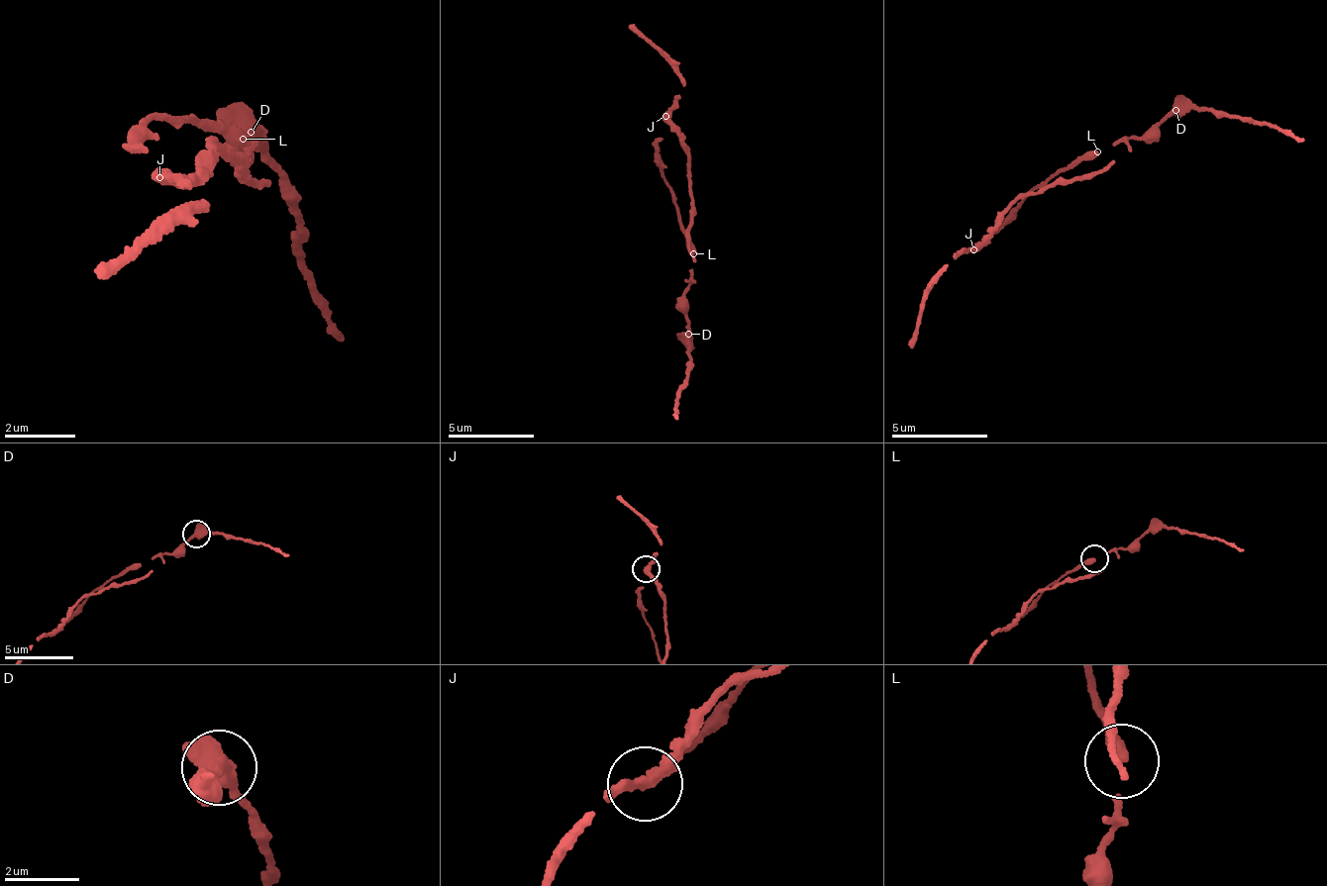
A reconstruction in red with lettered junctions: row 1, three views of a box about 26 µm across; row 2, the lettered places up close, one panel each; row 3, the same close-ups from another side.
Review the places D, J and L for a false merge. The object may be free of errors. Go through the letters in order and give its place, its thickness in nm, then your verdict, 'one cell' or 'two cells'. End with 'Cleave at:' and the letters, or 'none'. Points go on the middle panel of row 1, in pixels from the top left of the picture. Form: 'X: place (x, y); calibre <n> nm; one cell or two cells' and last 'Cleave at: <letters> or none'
D: place (688, 334); calibre 550 nm; one cell
J: place (665, 116); calibre 280 nm; one cell
L: place (693, 253); calibre 260 nm; one cell
Cleave at: none

